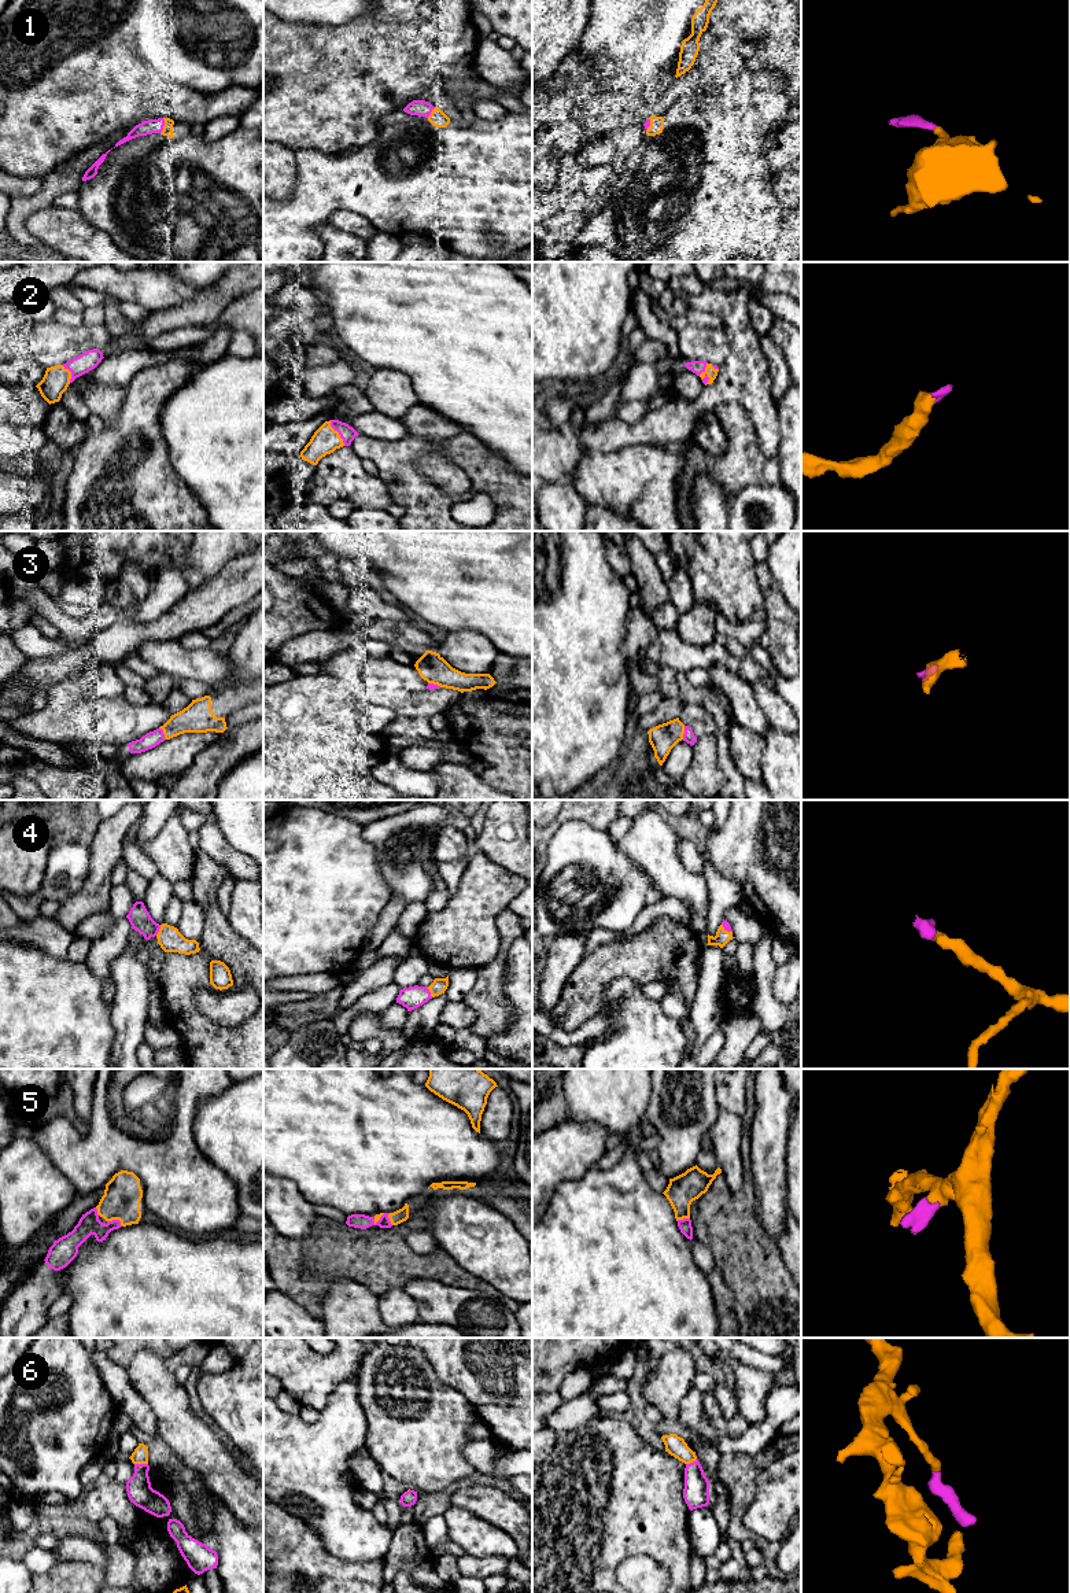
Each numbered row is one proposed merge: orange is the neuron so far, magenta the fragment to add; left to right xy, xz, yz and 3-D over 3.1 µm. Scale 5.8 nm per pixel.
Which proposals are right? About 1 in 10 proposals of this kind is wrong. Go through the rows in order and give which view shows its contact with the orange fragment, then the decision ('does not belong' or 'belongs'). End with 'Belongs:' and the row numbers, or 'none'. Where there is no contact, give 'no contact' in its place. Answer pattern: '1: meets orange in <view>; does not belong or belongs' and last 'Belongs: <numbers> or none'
1: meets orange in xy; belongs
2: meets orange in xz; belongs
3: meets orange in yz; belongs
4: meets orange in xy; belongs
5: meets orange in xy; belongs
6: meets orange in xy; belongs
Belongs: 1, 2, 3, 4, 5, 6

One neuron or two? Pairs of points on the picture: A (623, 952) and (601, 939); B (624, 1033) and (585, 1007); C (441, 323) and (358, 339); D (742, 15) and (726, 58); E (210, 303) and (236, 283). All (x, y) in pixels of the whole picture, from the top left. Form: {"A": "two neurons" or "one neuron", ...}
{"A": "two neurons", "B": "two neurons", "C": "one neuron", "D": "two neurons", "E": "one neuron"}

